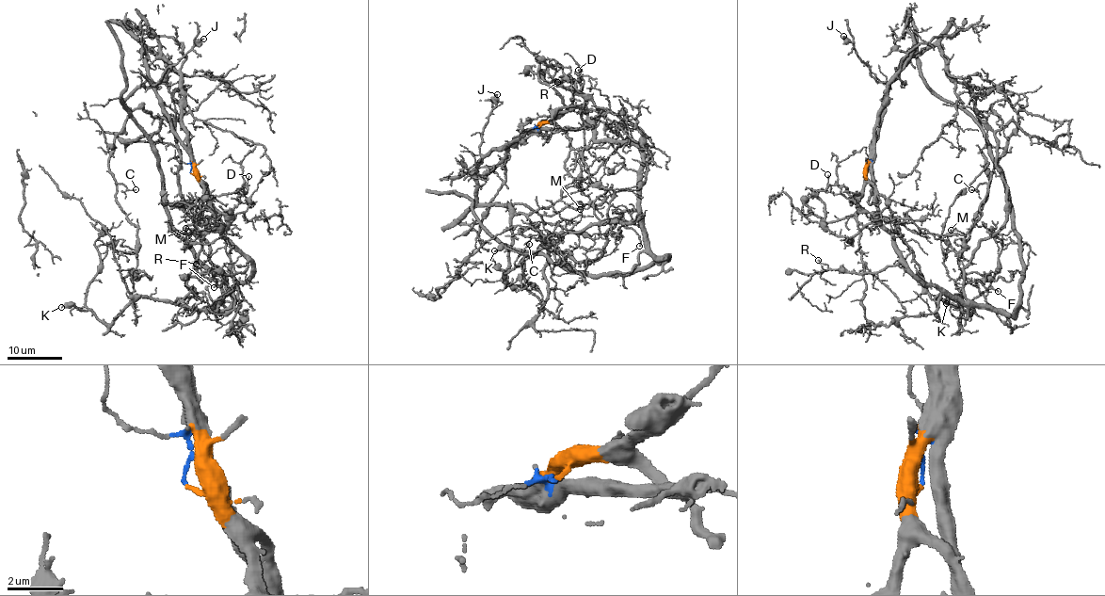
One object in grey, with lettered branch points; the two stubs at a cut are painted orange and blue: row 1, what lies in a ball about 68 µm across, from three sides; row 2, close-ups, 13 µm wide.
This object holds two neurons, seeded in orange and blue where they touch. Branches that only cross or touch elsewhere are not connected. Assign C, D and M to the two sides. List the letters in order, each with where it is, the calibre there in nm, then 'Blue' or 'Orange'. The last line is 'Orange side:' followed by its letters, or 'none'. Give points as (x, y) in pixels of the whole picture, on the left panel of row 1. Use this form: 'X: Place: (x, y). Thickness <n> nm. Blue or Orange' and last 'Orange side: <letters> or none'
C: Place: (136, 189). Thickness 140 nm. Orange
D: Place: (248, 176). Thickness 140 nm. Orange
M: Place: (185, 228). Thickness 150 nm. Orange
Orange side: C, D, M

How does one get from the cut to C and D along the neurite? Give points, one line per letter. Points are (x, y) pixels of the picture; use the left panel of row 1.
C: (190, 172), (145, 47), (166, 70), (125, 99), (108, 160), (116, 183), (136, 189)
D: (190, 172), (207, 195), (231, 194), (246, 186), (248, 175)

